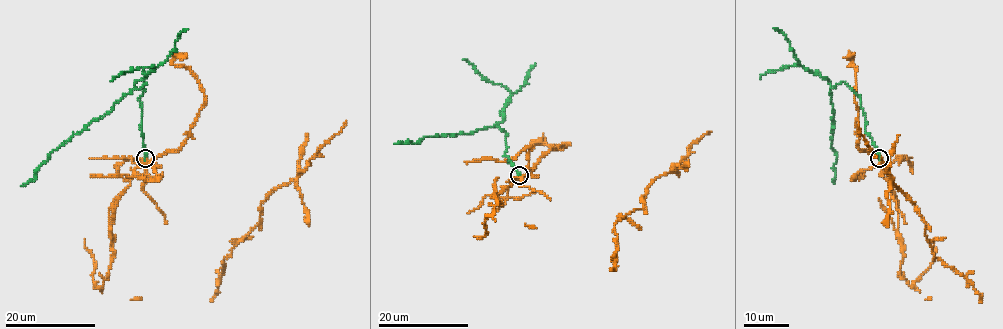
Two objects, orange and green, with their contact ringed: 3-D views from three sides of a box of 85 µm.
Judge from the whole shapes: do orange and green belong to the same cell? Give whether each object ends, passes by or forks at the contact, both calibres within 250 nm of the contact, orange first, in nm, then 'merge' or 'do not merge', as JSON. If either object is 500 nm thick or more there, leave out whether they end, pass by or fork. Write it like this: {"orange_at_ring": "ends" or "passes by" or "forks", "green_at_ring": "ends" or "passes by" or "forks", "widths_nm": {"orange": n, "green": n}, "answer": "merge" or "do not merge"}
{"orange_at_ring": "ends", "green_at_ring": "ends", "widths_nm": {"orange": 200, "green": 180}, "answer": "do not merge"}

